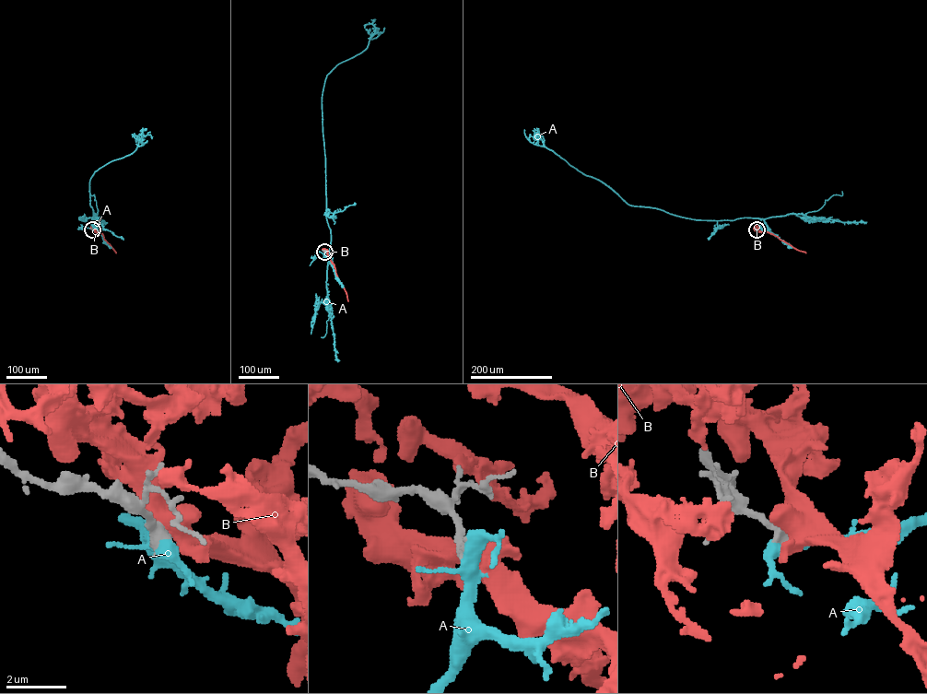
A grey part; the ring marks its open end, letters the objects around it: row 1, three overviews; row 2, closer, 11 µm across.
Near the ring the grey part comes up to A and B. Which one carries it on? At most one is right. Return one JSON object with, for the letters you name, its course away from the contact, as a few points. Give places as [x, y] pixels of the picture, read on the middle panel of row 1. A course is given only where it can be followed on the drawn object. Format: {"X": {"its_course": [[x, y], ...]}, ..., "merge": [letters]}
{"A": {"its_course": [[324, 252], [328, 261], [322, 88], [336, 65], [366, 48], [375, 19]]}, "merge": ["A"]}

